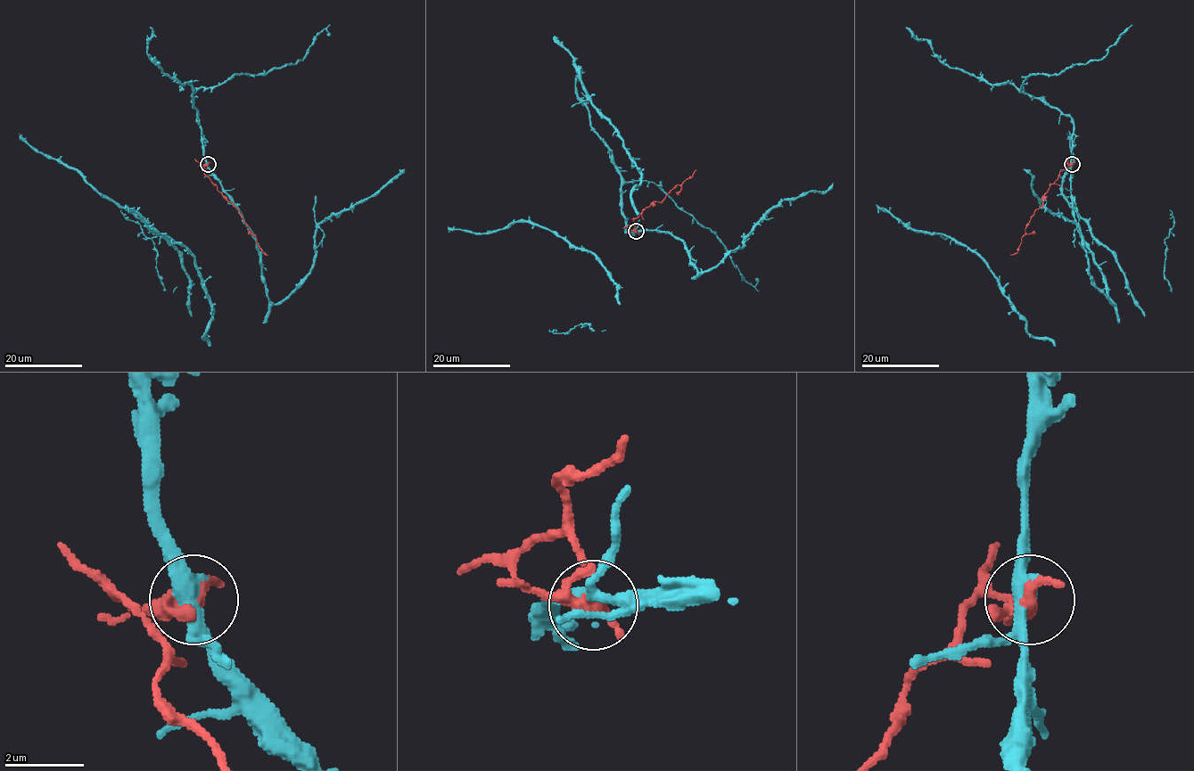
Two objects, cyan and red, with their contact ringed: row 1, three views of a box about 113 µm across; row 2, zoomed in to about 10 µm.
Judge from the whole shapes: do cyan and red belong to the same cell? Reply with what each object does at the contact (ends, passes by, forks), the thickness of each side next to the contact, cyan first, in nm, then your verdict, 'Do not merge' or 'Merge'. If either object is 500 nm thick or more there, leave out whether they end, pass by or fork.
At the ring cyan forks. At the ring red passes by. Thickness 340 nm (cyan) against 320 nm. Do not merge

